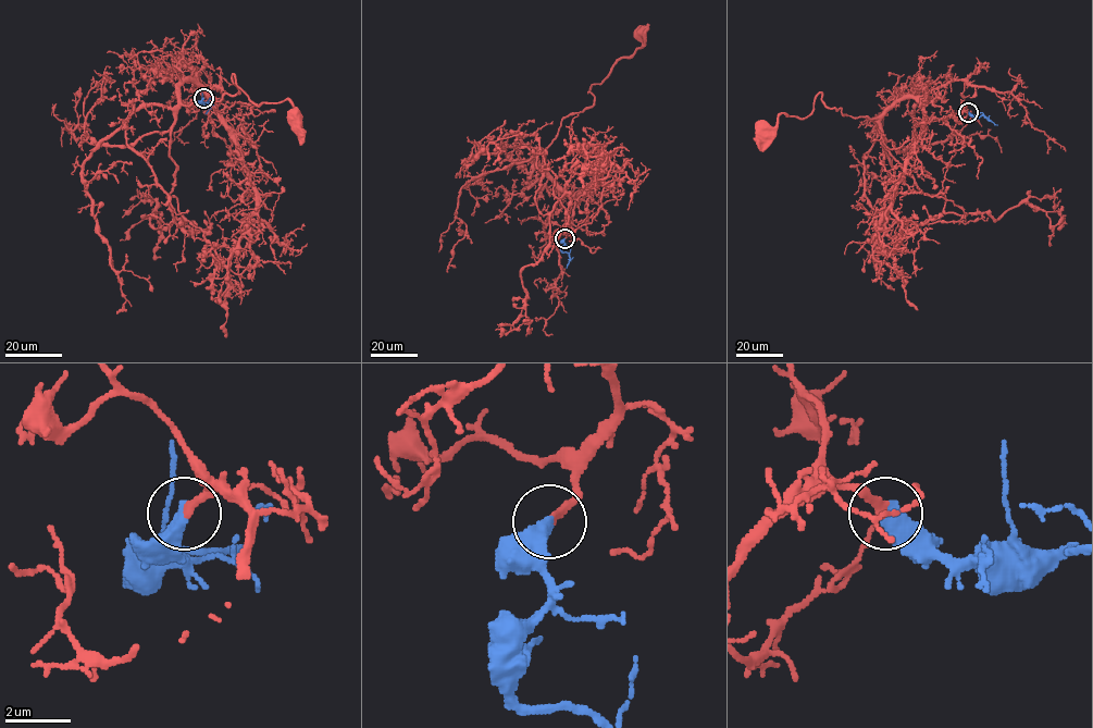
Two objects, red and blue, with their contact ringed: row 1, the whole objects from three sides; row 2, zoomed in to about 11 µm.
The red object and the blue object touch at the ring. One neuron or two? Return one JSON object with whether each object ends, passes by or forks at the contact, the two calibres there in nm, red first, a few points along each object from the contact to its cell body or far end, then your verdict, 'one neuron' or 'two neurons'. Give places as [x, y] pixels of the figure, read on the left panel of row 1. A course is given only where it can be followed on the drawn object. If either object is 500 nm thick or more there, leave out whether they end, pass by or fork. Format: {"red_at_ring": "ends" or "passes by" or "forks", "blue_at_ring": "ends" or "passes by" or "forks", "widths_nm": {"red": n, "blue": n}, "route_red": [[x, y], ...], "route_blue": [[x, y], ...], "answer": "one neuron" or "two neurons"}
{"red_at_ring": "ends", "blue_at_ring": "ends", "widths_nm": {"red": 240, "blue": 480}, "route_red": [[202, 99], [215, 109], [179, 87], [186, 106], [220, 101], [238, 93], [233, 74], [293, 119]], "route_blue": [[202, 99], [200, 102], [210, 105], [205, 113]], "answer": "one neuron"}

